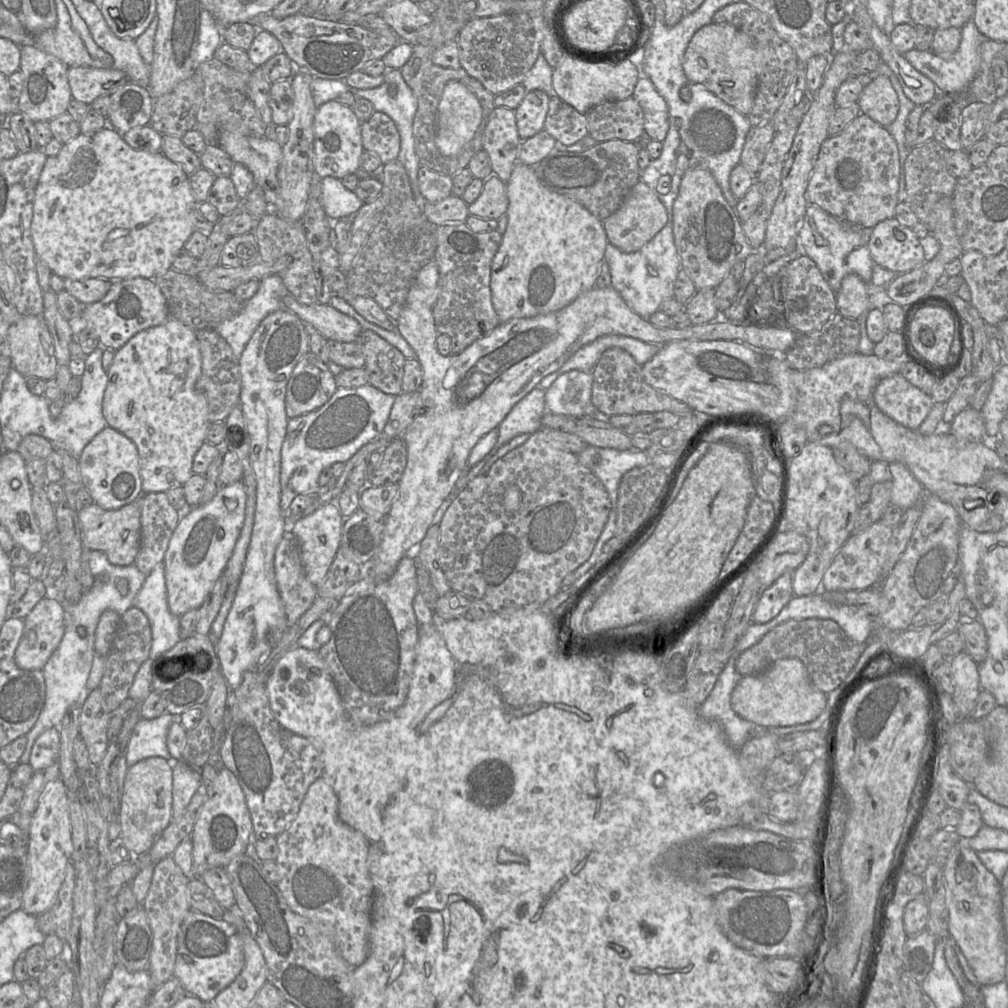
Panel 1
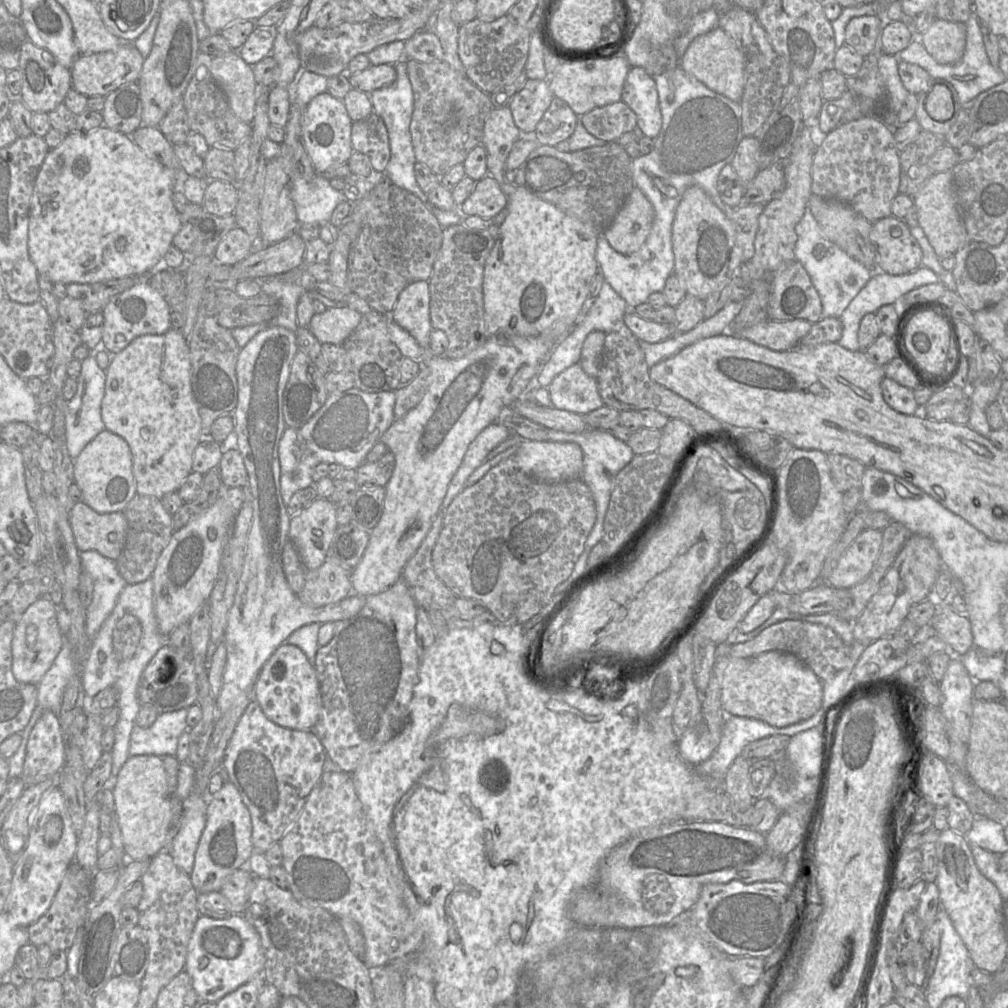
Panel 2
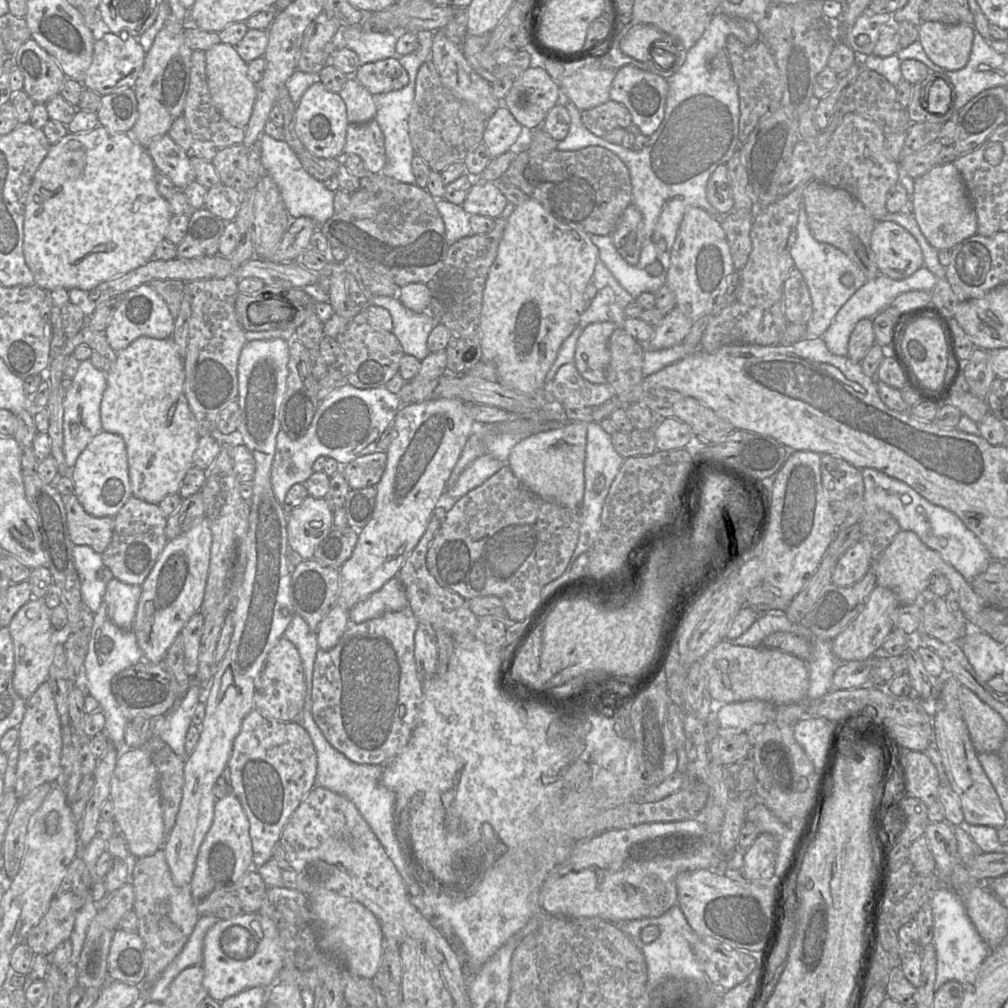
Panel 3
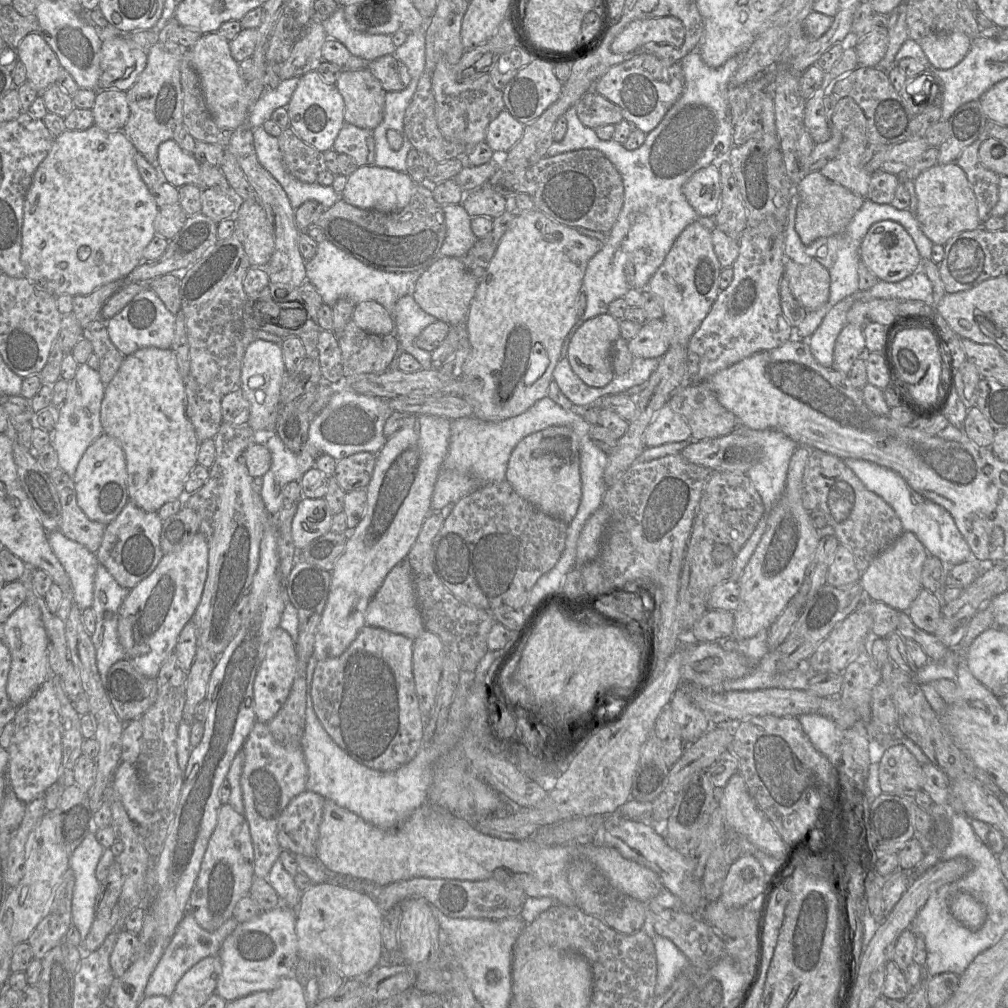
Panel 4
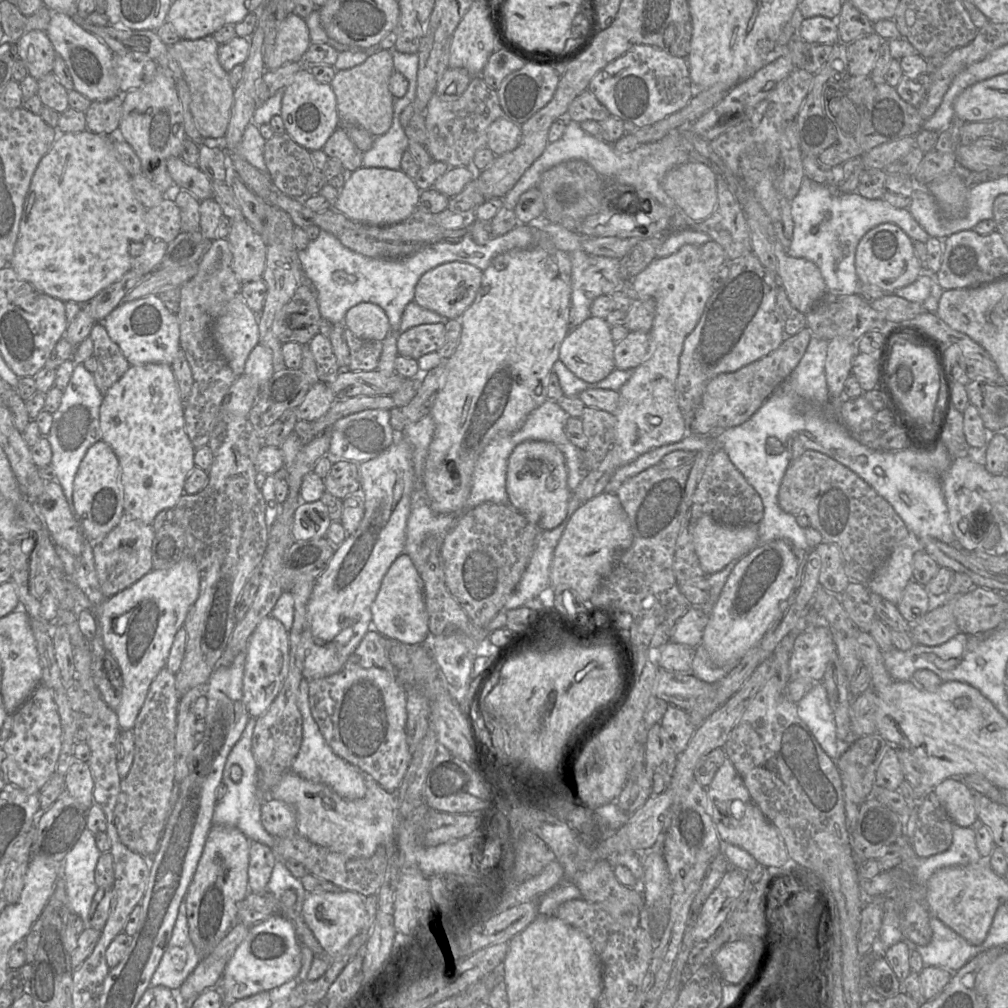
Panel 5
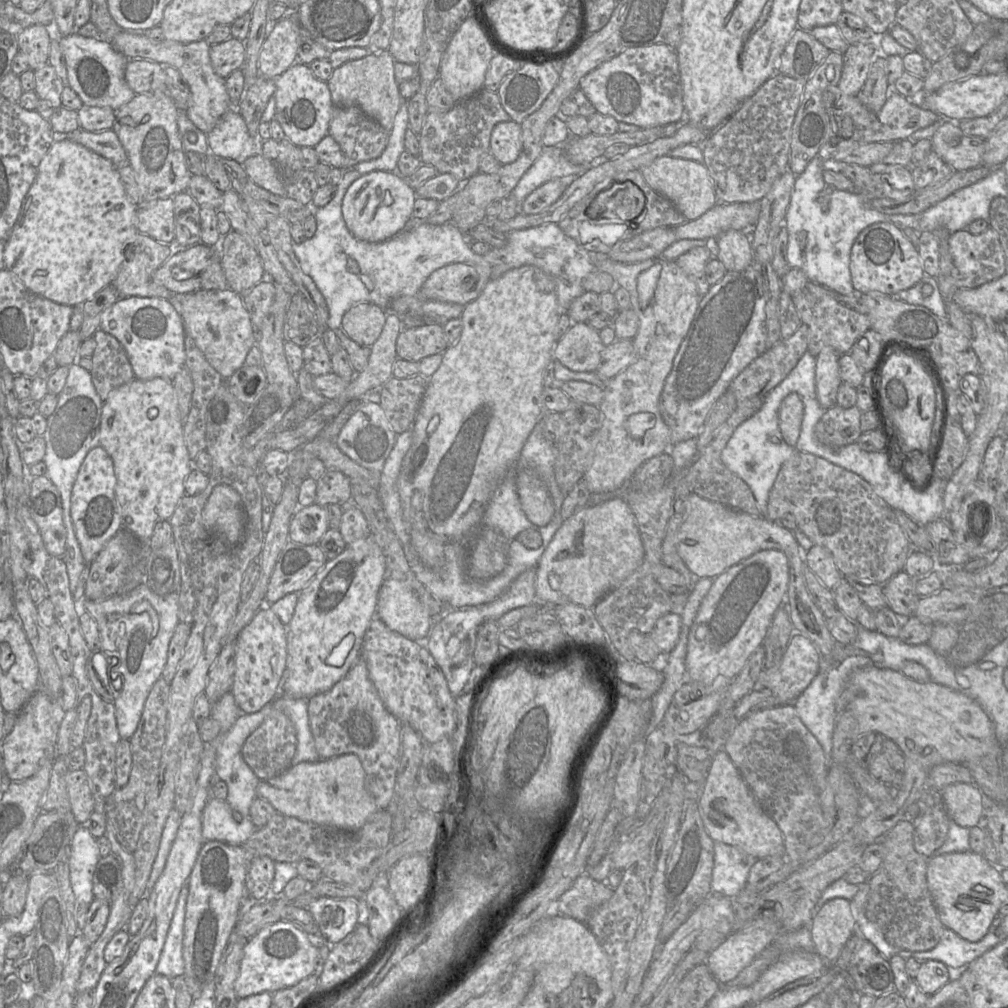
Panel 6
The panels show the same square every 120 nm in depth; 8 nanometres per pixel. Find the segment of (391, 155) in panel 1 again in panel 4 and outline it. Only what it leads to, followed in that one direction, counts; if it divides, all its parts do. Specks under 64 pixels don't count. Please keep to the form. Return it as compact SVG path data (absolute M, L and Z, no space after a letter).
M345 122L334 142L333 150L352 157L358 167L373 165L375 161L373 130Z

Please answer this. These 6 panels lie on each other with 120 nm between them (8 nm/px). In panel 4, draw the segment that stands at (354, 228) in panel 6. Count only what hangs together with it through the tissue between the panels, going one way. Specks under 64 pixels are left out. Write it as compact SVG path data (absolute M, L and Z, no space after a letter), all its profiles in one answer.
M376 165L360 166L347 177L346 186L340 196L345 202L363 209L395 212L409 203L415 182L407 172L399 172Z

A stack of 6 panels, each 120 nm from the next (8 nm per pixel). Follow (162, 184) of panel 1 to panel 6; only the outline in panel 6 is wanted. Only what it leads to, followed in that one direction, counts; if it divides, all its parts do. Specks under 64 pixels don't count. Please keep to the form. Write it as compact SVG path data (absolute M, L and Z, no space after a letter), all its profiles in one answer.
M57 137L39 164L36 178L25 197L18 219L6 241L4 251L5 268L16 274L24 285L34 294L59 304L72 307L80 306L85 301L91 299L97 292L111 284L117 277L120 266L124 260L126 241L138 233L136 228L137 208L138 207L128 199L120 180L118 168L111 161L68 137Z

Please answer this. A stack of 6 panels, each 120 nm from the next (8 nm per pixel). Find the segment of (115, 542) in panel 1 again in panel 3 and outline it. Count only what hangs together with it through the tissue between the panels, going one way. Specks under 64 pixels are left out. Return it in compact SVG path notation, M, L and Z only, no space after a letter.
M75 494L62 495L67 512L71 541L75 545L90 546L102 554L112 539L114 517L94 517L87 513Z

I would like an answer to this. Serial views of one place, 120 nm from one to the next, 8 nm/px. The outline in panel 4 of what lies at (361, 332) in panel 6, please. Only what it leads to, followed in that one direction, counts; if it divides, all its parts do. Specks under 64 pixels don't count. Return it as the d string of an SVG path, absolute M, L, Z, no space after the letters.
M368 300L355 305L352 320L362 330L386 335L394 331L394 318L380 303Z

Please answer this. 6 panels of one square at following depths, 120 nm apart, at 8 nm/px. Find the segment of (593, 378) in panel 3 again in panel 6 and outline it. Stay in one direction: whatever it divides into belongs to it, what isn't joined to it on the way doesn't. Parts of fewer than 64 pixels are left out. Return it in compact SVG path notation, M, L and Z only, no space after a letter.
M577 322L556 342L553 357L572 371L595 372L604 347L599 331L586 322Z

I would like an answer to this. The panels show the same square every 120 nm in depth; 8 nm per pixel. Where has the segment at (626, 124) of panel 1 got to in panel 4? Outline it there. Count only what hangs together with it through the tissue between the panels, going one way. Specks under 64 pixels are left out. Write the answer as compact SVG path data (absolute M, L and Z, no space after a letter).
M594 90L585 93L575 107L581 123L593 129L603 125L616 125L624 119L618 105Z

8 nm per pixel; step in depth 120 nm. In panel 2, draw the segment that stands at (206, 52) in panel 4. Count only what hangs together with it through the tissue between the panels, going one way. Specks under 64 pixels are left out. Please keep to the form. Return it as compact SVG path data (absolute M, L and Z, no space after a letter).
M233 50L213 57L210 71L214 81L226 95L235 115L243 122L251 124L255 115L257 84L253 67Z

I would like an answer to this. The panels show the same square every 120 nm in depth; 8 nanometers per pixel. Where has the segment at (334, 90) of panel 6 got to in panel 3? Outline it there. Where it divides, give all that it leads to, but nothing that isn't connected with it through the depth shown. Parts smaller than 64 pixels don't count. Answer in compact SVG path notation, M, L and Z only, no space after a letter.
M349 76L339 92L347 108L349 123L366 123L373 120L377 106L373 95L353 76Z

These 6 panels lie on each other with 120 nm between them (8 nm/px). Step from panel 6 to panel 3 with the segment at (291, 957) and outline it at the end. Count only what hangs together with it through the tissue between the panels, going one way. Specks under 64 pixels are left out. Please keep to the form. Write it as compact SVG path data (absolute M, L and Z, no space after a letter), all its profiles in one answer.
M259 912L218 920L203 944L203 987L218 1002L253 987L271 987L283 968L285 951L275 923Z

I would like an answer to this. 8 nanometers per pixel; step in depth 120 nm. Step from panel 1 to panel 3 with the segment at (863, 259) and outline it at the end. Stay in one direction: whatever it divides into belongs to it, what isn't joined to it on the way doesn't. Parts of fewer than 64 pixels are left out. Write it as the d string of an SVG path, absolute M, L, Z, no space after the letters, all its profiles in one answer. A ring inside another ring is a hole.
M804 200L800 204L797 238L791 248L794 267L801 272L810 292L812 300L812 316L806 326L807 337L822 337L830 327L834 317L849 298L868 280L858 265L838 248L817 241L808 226ZM850 273L854 277L854 284L845 287L841 283L841 276Z

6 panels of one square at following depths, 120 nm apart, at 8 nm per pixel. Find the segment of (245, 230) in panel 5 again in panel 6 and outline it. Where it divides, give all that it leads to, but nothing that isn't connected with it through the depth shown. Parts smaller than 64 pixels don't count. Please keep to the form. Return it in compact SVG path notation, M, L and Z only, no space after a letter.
M231 230L222 237L218 248L228 286L242 297L266 278L258 252L239 233Z

